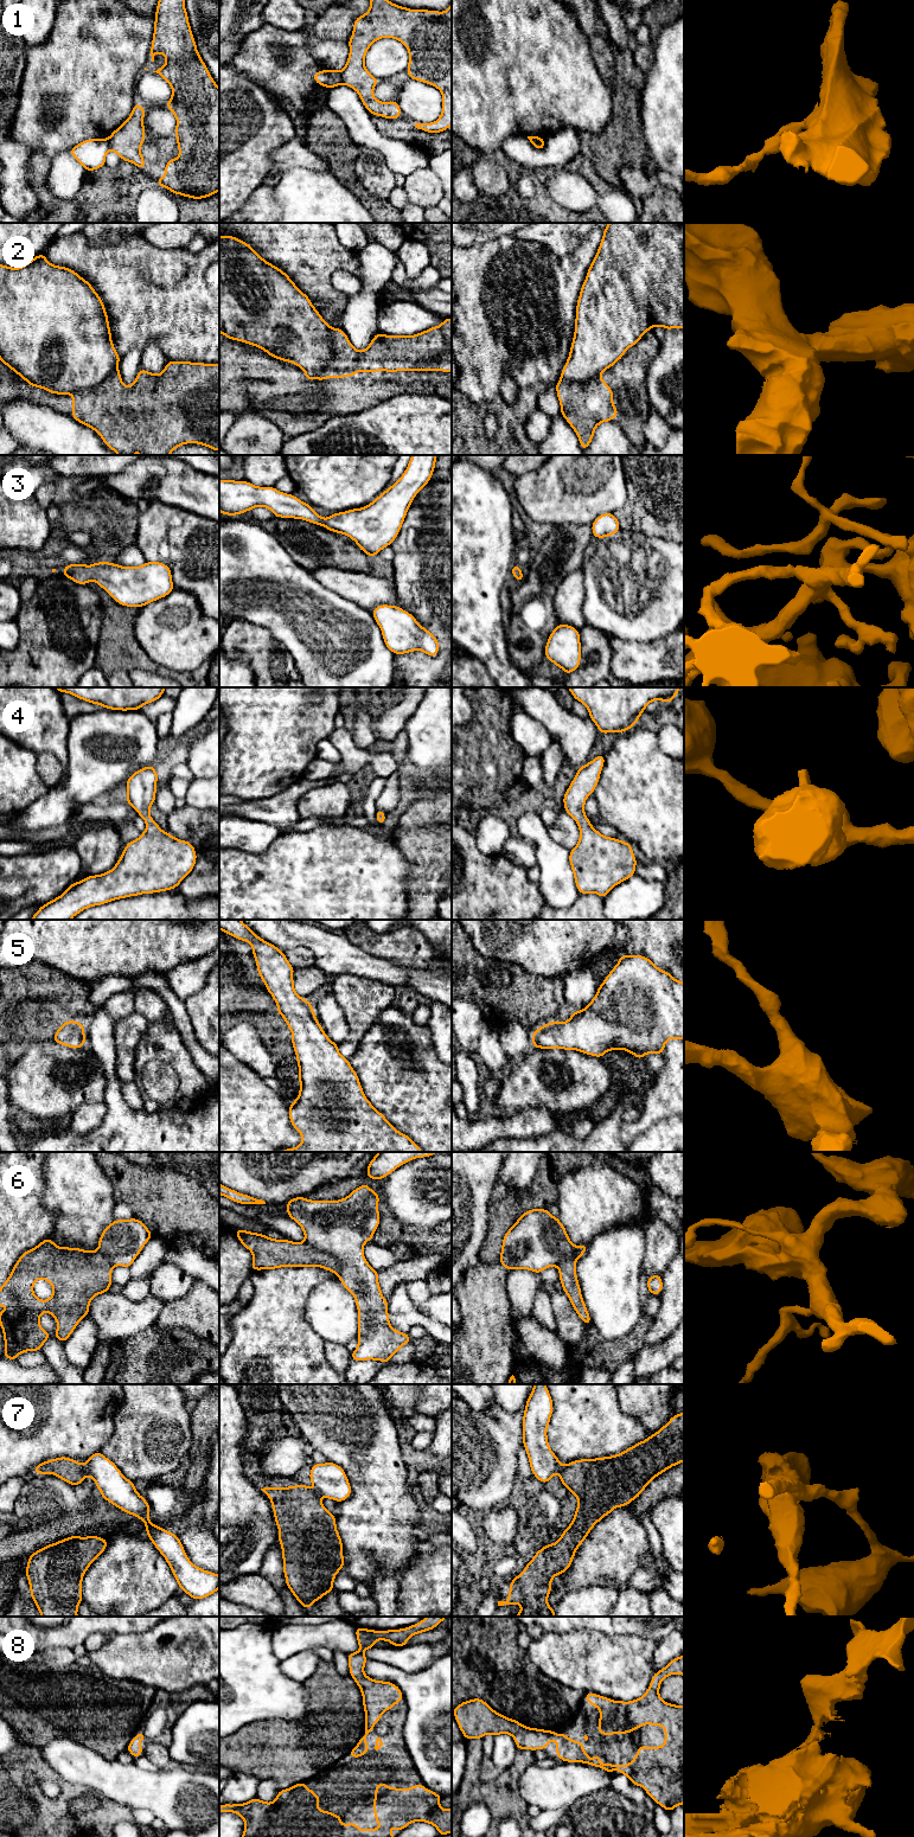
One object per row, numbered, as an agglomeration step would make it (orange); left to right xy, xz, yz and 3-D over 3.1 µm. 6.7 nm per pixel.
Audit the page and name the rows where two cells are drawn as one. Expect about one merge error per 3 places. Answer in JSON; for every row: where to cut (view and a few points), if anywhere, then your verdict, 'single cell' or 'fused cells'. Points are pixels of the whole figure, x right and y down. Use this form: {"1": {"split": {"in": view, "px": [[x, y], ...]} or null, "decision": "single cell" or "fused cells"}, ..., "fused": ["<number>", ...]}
{"1": {"split": {"in": "xz", "px": [[339, 71], [343, 83]]}, "decision": "fused cells"}, "2": {"split": {"in": "xz", "px": [[331, 327], [328, 341], [332, 359], [320, 375], [312, 378]]}, "decision": "fused cells"}, "3": {"split": null, "decision": "single cell"}, "4": {"split": null, "decision": "single cell"}, "5": {"split": null, "decision": "single cell"}, "6": {"split": {"in": "xz", "px": [[305, 1241], [313, 1247], [330, 1253], [338, 1262], [339, 1274]]}, "decision": "fused cells"}, "7": {"split": {"in": "xy", "px": [[83, 1466], [87, 1473]]}, "decision": "fused cells"}, "8": {"split": null, "decision": "single cell"}, "fused": ["1", "2", "6", "7"]}

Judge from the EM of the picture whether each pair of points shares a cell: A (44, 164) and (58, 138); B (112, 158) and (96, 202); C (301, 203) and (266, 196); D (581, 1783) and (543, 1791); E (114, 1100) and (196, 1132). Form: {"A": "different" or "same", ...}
{"A": "different", "B": "different", "C": "different", "D": "same", "E": "same"}

